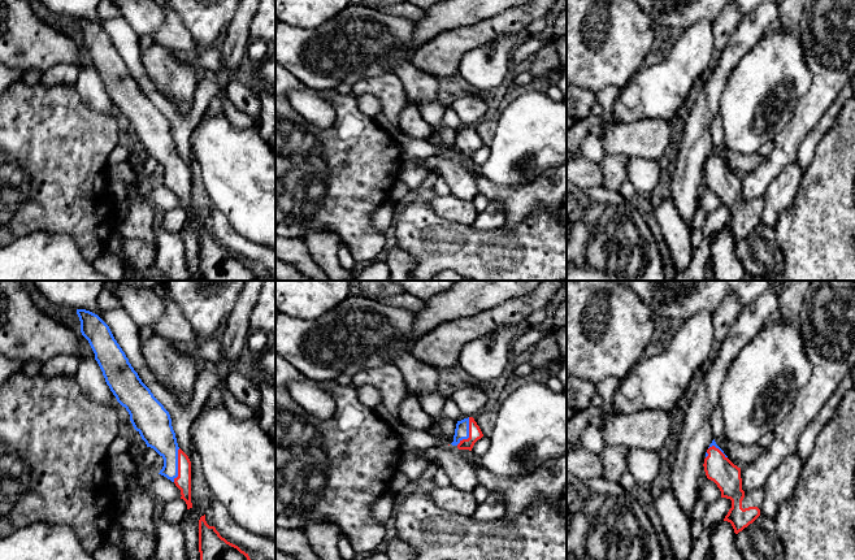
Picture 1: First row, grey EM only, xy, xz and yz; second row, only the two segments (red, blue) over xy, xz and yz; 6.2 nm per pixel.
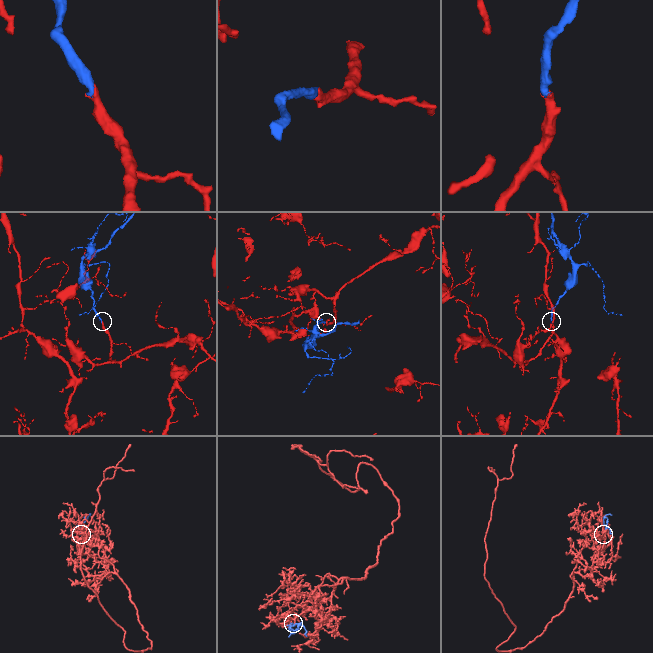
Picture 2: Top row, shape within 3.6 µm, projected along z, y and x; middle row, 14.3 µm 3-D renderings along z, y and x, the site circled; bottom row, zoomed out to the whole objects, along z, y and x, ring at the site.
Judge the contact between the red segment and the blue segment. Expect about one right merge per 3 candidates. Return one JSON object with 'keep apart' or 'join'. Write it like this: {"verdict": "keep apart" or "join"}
{"verdict": "join"}

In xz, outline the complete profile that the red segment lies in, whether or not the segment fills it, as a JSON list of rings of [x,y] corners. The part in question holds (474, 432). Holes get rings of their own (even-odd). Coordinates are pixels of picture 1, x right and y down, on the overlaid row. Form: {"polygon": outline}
{"polygon": [[[473,417],[464,418],[457,421],[452,446],[456,446],[459,450],[472,451],[474,443],[483,437],[479,426]]]}

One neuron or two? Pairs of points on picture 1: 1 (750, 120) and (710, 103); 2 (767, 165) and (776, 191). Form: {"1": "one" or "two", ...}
{"1": "two", "2": "two"}

